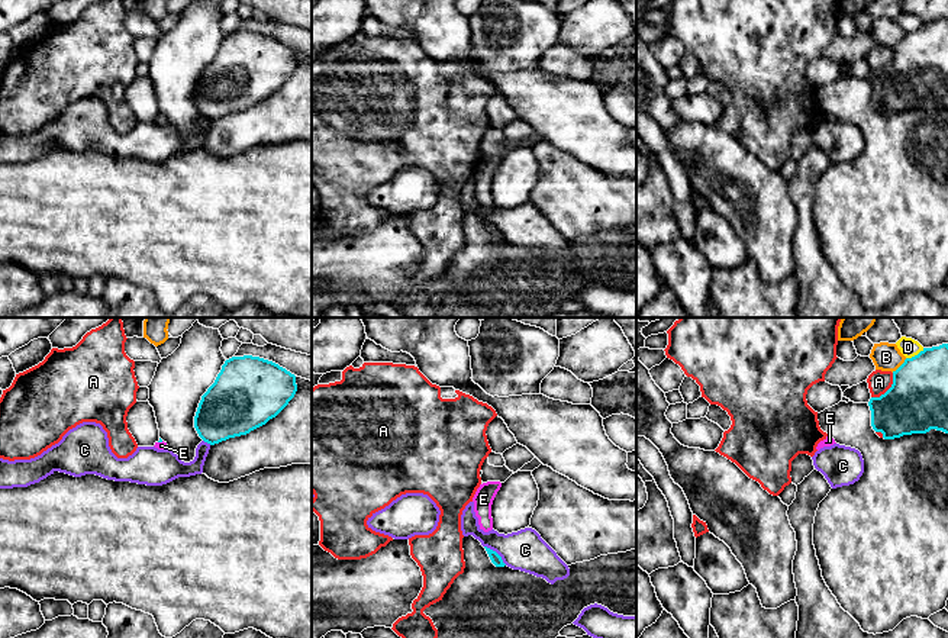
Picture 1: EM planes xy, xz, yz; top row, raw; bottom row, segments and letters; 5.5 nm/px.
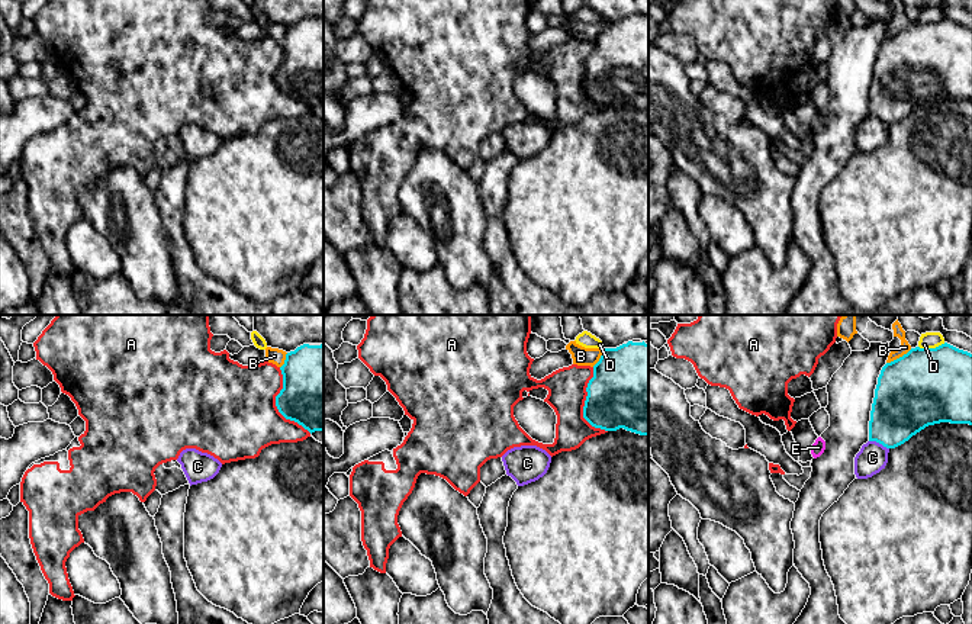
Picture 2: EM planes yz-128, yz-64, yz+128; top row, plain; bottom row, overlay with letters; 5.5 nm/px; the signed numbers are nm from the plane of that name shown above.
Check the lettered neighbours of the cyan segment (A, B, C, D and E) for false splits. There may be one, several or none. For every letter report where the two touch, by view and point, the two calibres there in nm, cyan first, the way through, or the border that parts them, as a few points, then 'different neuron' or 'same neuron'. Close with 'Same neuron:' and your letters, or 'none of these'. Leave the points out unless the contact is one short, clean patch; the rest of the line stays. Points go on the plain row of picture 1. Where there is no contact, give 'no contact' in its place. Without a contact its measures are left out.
A: yz (889, 64) | 340/130 nm | different neuron
B: yz (900, 41) | 340/160 nm | different neuron
C: xz (496, 228) | 60/220 nm | different neuron
D: yz (915, 31) | 340/100 nm | different neuron
E: xy (160, 116) | 20/50 nm | across xy (160, 113), (160, 116), (161, 121) | same neuron
Same neuron: E

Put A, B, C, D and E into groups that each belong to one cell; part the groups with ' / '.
A / B / C / D / E

